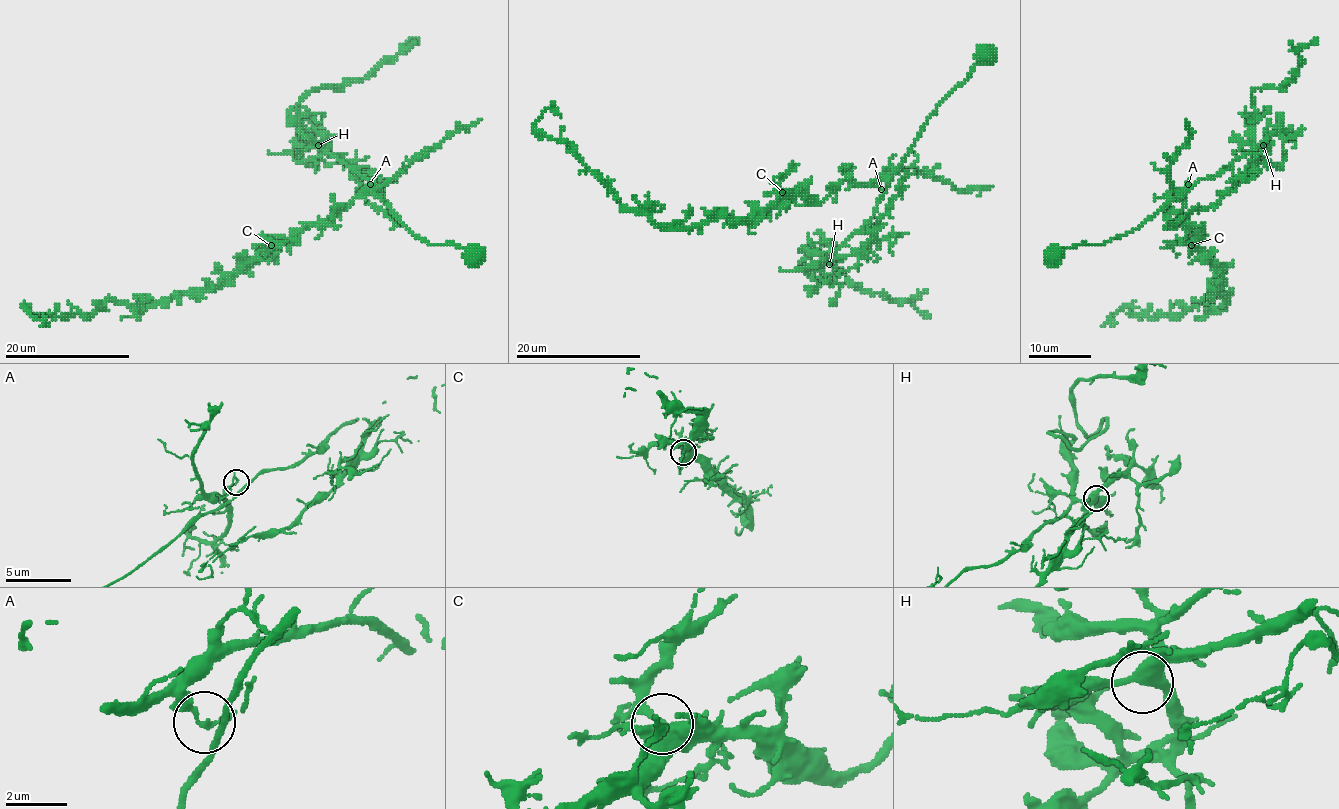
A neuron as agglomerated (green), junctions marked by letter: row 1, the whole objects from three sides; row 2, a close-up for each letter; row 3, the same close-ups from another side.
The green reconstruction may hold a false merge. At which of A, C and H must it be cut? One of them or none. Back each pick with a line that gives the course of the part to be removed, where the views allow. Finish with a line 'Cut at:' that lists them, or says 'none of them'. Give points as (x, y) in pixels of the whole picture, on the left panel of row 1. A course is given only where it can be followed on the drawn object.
A: (369, 184), (214, 288), (138, 309), (109, 300), (66, 319), (25, 306), (48, 324)
Cut at: A

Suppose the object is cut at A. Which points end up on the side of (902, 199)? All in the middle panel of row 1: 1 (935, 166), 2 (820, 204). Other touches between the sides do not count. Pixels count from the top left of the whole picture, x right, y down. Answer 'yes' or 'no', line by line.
1: no
2: no

